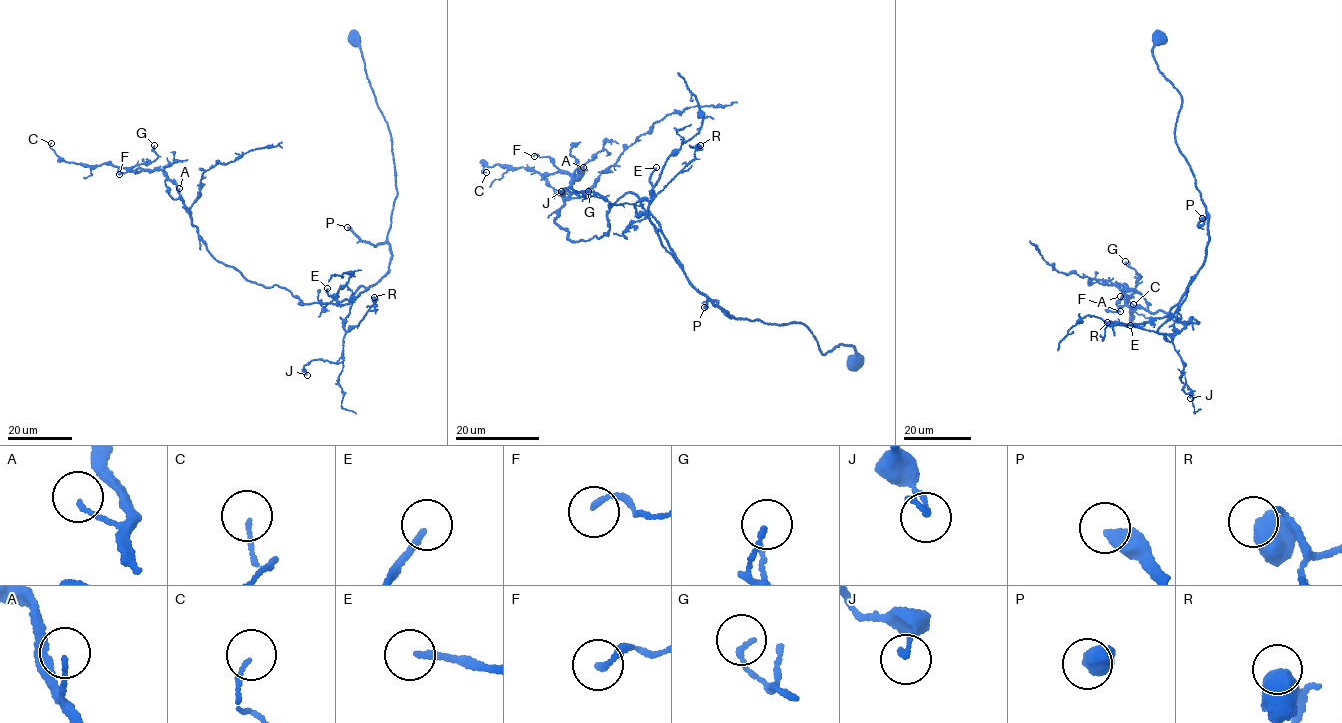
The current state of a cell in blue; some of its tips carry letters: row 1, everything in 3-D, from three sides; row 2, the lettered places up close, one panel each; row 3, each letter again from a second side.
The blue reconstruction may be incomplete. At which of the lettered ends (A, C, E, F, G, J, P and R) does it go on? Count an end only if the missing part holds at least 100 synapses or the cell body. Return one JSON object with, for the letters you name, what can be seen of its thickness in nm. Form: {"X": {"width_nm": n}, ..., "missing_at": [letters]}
{"P": {"width_nm": 440}, "missing_at": ["P"]}

